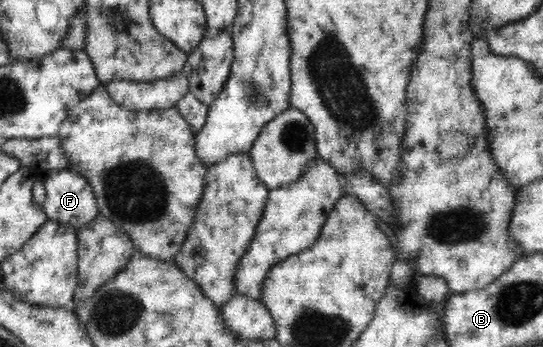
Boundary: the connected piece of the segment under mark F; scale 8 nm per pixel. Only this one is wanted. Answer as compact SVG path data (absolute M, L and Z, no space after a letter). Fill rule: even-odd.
M51 169L41 173L40 180L46 189L42 206L49 220L71 224L78 230L100 215L93 188L80 173Z

